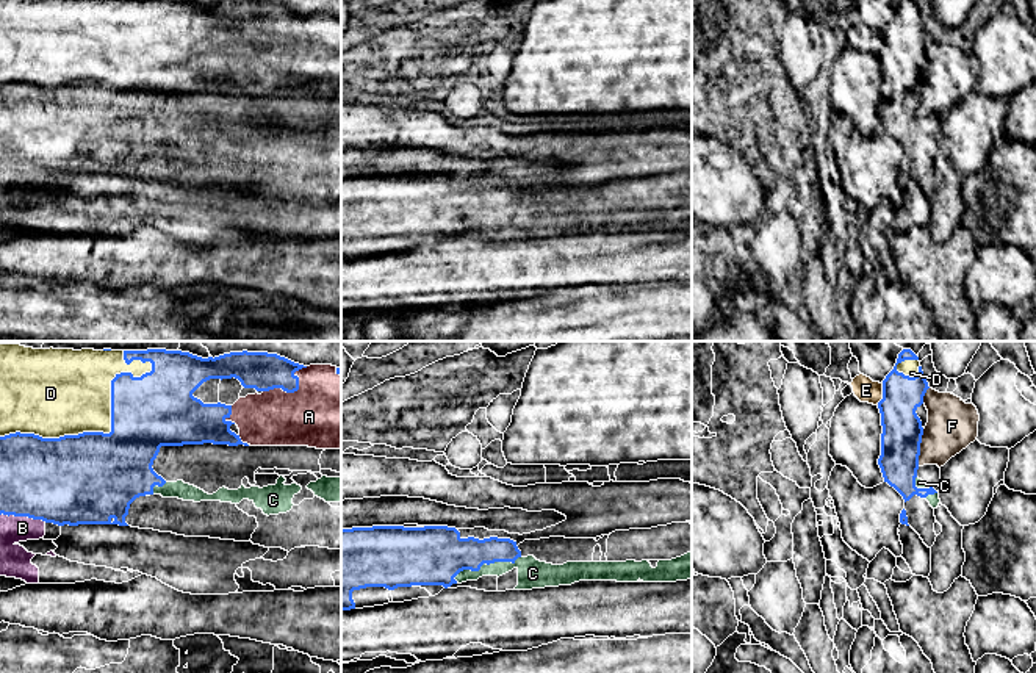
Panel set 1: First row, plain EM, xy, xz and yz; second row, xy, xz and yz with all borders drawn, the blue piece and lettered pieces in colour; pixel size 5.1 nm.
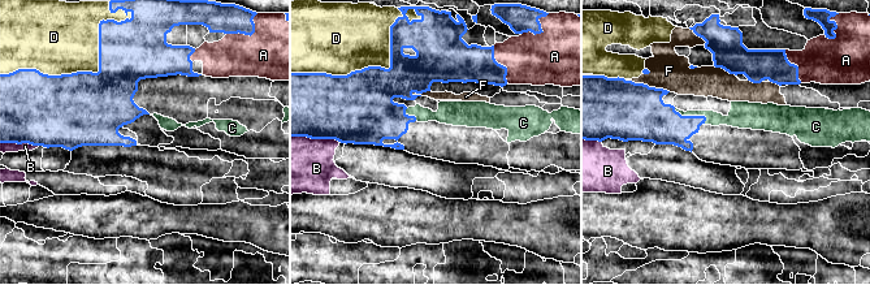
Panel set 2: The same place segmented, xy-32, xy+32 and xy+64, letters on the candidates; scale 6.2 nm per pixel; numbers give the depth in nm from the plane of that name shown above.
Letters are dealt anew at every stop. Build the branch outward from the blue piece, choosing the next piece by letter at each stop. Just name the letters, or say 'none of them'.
C

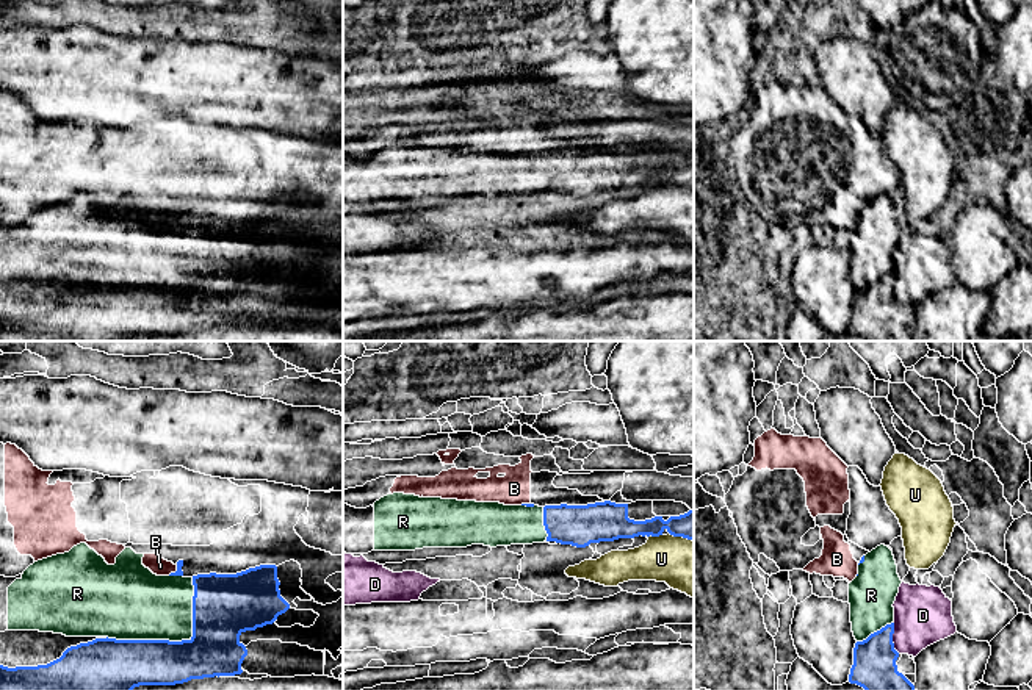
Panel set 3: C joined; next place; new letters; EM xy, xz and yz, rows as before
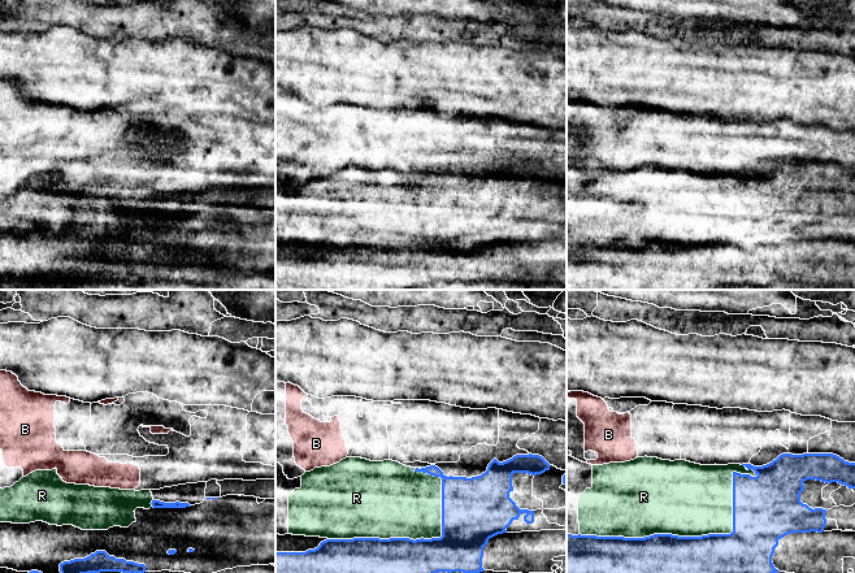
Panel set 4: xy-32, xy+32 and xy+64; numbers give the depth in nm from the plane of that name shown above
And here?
none of them

